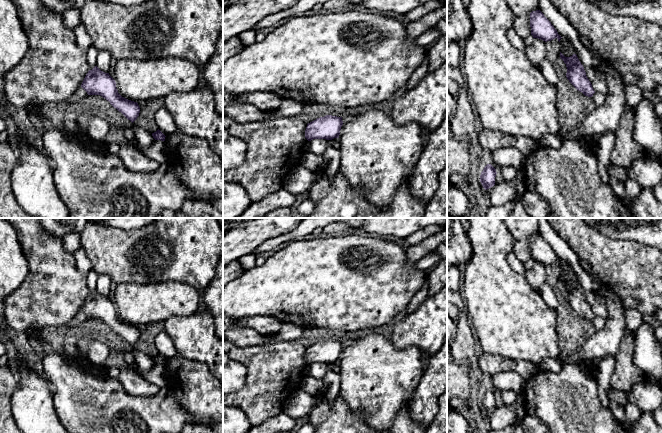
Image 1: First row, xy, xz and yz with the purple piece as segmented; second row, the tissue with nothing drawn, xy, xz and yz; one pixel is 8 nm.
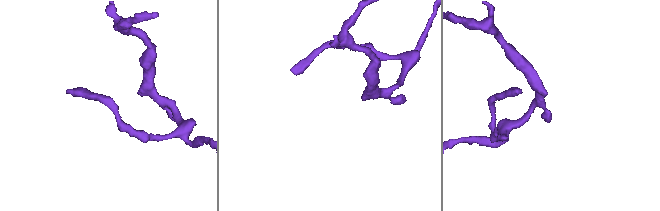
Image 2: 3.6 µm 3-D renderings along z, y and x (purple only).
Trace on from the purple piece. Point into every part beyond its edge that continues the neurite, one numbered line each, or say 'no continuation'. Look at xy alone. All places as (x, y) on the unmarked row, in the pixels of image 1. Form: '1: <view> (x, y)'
1: xy (80, 317)

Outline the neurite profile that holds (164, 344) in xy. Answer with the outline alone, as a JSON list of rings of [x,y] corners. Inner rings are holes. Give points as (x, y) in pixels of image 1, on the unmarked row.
[[[160,332],[155,337],[155,346],[158,350],[158,353],[165,359],[170,359],[178,354],[173,340],[165,332]]]

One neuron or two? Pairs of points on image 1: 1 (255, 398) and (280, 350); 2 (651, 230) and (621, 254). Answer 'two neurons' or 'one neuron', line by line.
1: one neuron
2: two neurons

